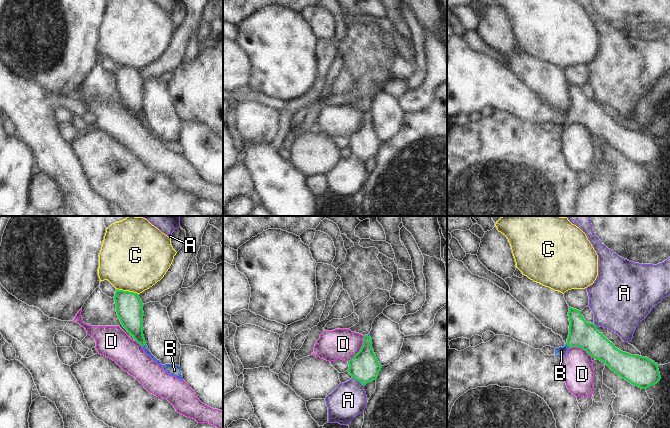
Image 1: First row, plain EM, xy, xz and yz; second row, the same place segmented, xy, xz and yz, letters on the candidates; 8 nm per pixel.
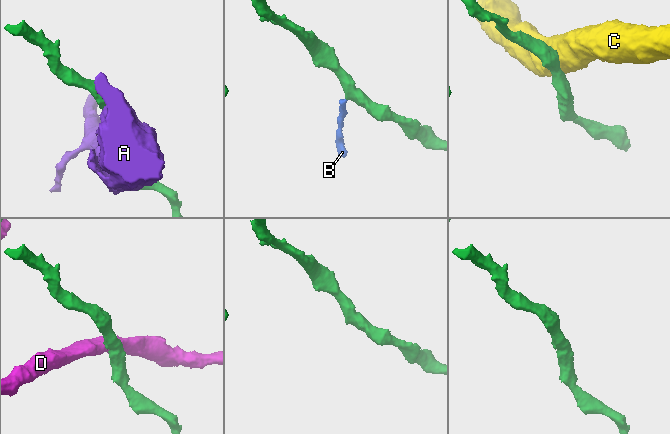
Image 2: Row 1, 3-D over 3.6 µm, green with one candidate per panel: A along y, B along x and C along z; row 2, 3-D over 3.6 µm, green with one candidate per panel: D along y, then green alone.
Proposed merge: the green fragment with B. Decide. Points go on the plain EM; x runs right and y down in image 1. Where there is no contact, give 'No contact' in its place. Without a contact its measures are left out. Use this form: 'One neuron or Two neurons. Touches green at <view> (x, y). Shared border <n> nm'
One neuron. Touches green at yz (567, 120). Shared border 50 nm.

